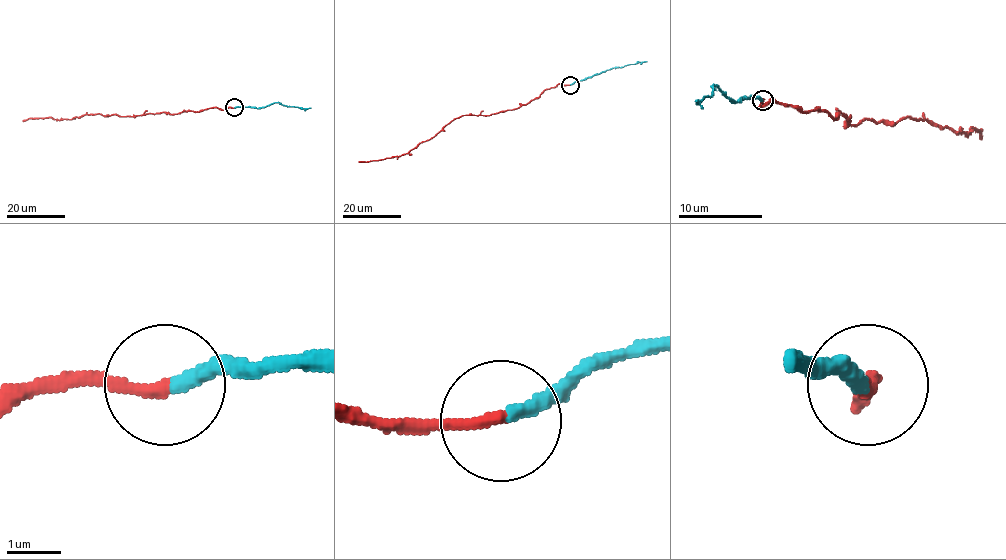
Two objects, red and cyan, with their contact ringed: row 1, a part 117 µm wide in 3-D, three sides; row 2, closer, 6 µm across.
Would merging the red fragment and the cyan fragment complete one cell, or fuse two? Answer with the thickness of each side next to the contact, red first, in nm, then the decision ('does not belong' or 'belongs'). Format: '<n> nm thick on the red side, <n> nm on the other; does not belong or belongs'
240 nm thick on the red side, 280 nm on the other; does not belong

